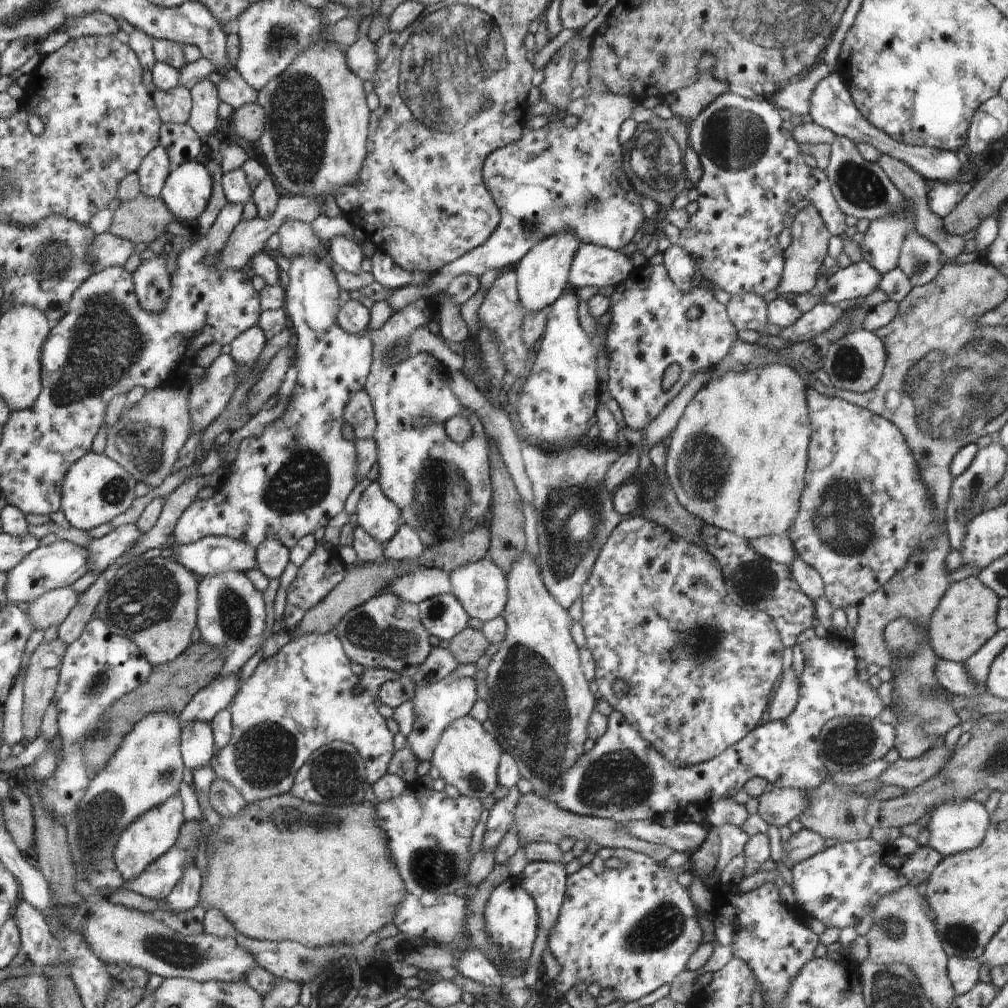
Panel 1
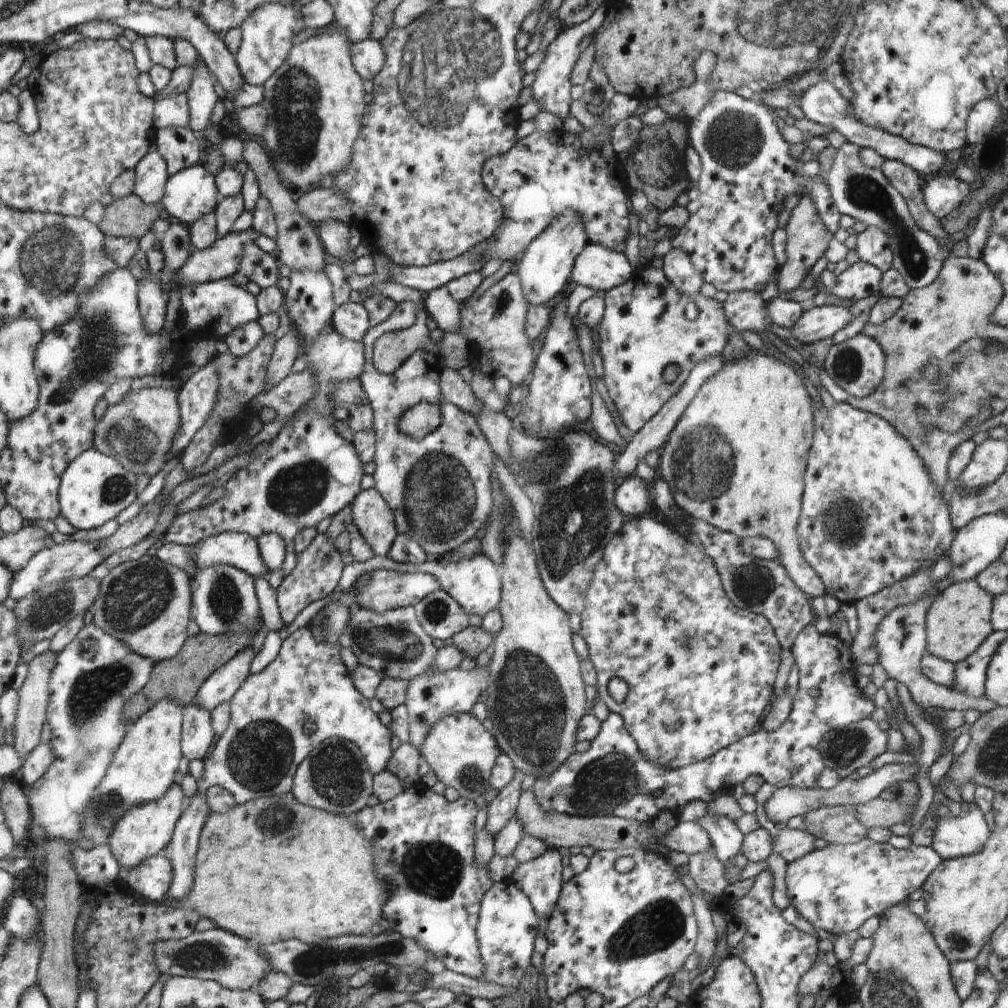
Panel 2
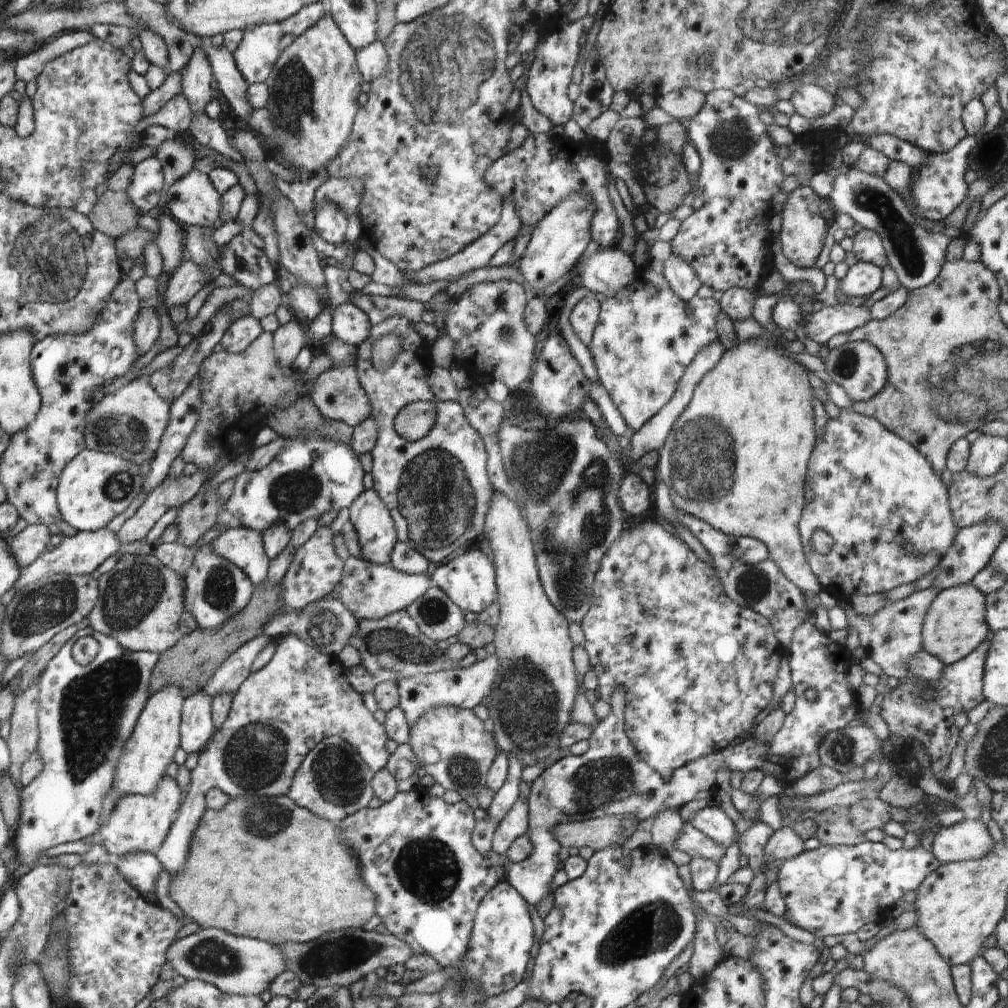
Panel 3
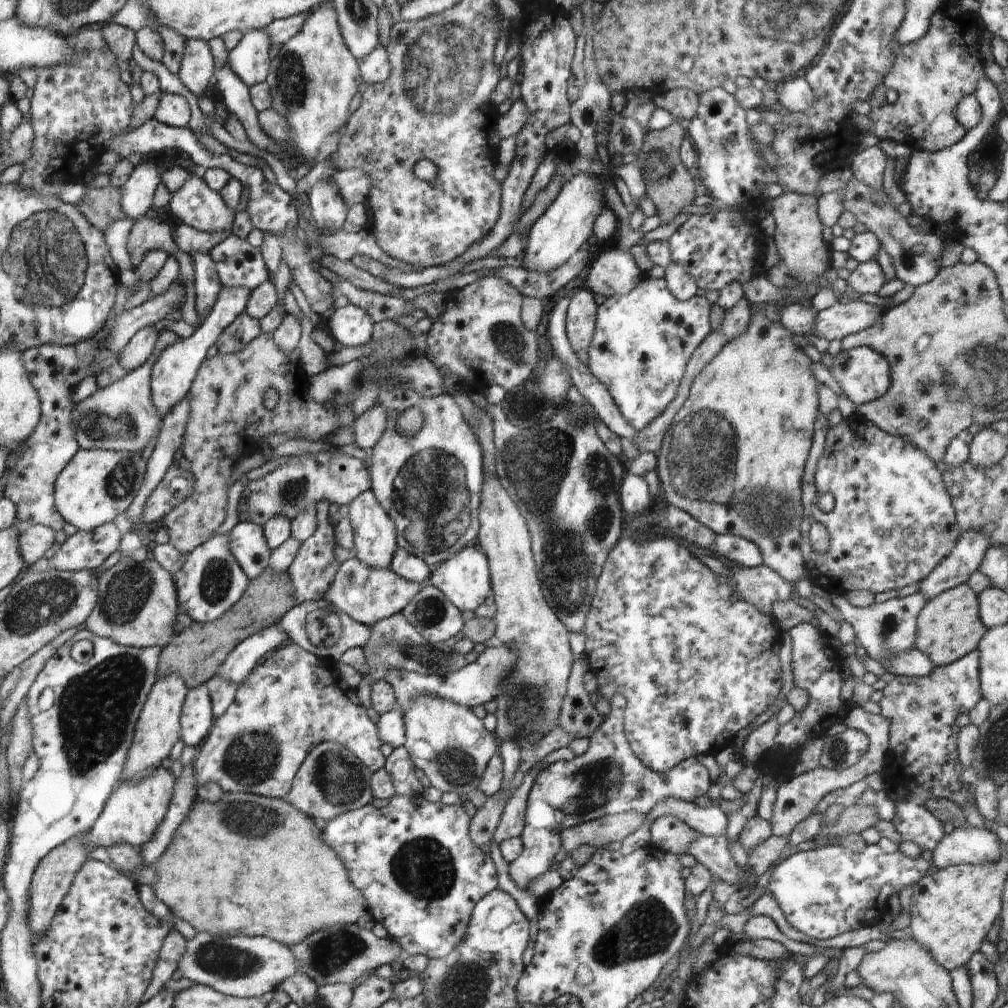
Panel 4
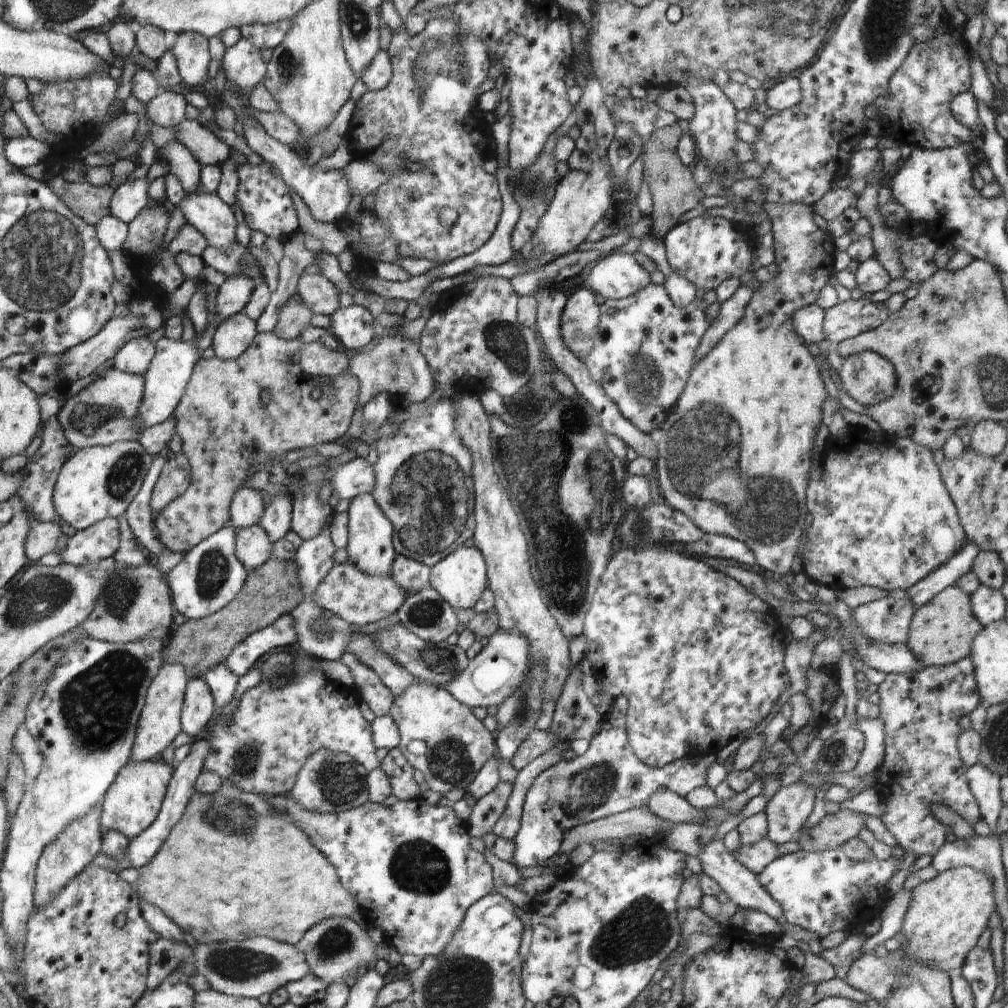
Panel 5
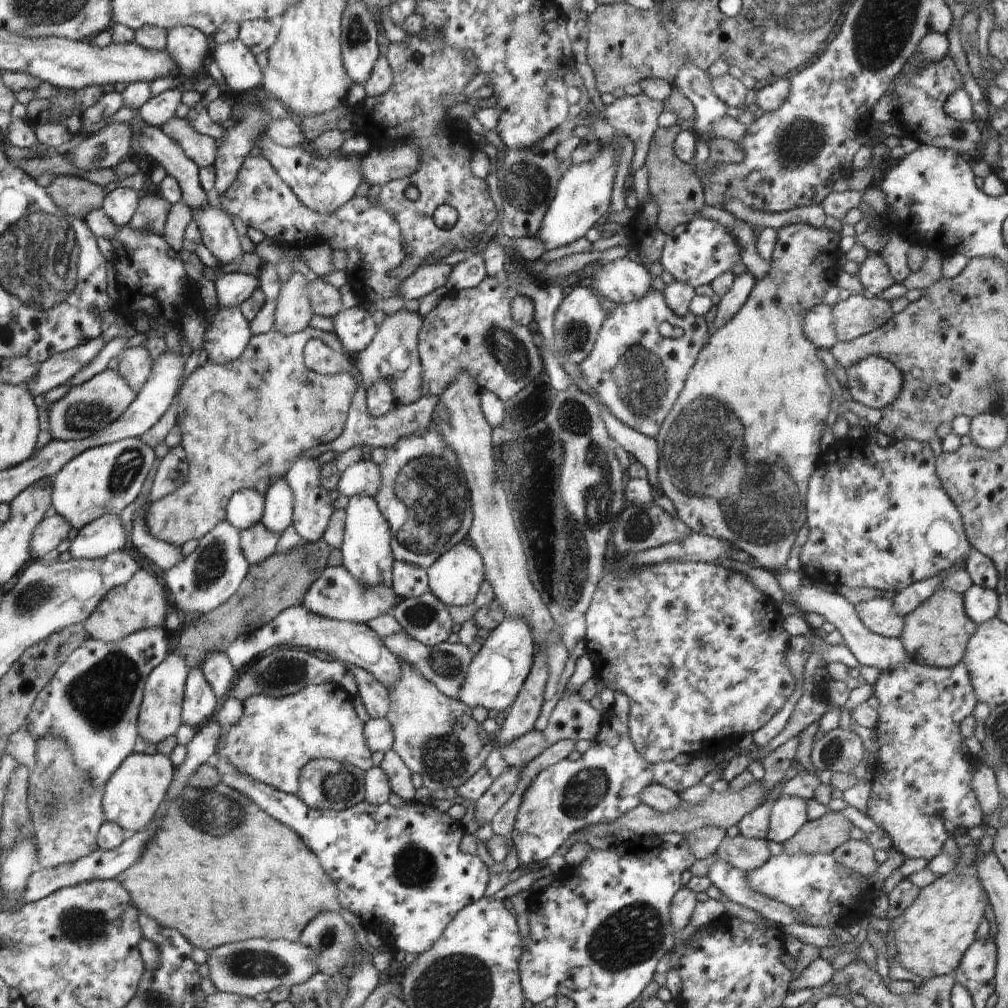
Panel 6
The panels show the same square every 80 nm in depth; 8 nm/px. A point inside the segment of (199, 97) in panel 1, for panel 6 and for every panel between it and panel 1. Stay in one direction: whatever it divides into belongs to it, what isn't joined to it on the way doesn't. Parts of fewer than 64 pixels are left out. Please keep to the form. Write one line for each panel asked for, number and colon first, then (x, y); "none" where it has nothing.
2: (201, 95)
3: (196, 76)
4: (197, 65)
5: (190, 49)
6: (190, 48)

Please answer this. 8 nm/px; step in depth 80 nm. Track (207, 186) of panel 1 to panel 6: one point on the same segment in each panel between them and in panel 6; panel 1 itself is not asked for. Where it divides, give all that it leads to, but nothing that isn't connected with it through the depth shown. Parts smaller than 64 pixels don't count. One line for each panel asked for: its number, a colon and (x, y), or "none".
2: (190, 194)
3: (192, 200)
4: (196, 204)
5: (214, 218)
6: (217, 233)

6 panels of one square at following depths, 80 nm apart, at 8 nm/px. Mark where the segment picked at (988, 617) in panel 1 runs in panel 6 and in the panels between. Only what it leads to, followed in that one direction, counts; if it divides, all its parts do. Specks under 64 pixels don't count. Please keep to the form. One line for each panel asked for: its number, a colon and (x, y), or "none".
2: (958, 621)
3: (954, 625)
4: (948, 627)
5: (941, 632)
6: (936, 632)

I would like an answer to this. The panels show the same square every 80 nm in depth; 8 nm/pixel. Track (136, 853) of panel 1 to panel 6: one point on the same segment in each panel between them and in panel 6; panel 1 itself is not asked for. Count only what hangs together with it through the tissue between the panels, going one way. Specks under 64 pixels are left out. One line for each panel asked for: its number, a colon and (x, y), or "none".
2: (146, 830)
3: (138, 822)
4: (135, 810)
5: (132, 803)
6: (135, 793)

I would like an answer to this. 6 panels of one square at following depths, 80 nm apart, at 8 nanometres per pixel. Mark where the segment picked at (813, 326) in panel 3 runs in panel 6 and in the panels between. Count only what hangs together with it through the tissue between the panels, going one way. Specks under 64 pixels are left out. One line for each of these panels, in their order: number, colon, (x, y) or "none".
4: (834, 323)
5: (847, 319)
6: (859, 314)

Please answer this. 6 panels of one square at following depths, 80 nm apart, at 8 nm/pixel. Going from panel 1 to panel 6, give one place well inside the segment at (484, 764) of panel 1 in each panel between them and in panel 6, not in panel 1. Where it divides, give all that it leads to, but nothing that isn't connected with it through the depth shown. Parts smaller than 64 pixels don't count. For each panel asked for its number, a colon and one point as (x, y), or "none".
2: (460, 752)
3: (451, 743)
4: (445, 739)
5: (439, 736)
6: (437, 737)

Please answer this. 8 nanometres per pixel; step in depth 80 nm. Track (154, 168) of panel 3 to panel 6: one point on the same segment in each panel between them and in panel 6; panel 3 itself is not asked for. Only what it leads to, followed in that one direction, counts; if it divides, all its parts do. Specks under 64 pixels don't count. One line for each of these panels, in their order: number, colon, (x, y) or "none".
4: (137, 192)
5: (130, 198)
6: (119, 205)

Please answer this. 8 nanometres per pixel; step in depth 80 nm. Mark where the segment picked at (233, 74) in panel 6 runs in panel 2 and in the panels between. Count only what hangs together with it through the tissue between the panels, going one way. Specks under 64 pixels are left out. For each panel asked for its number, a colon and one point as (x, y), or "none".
2: (266, 35)
3: (257, 53)
4: (249, 59)
5: (242, 63)

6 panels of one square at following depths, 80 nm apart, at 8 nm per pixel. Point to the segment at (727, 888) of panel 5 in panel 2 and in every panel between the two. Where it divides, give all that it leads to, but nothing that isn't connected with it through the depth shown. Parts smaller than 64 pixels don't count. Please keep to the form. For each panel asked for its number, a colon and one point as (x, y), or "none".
2: (690, 837)
3: (693, 841)
4: (713, 852)

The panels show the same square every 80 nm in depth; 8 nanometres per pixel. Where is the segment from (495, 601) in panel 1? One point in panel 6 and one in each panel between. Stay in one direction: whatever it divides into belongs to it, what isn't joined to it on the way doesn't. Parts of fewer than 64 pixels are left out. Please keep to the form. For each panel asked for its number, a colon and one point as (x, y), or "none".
2: (475, 583)
3: (470, 579)
4: (465, 579)
5: (461, 578)
6: (456, 577)

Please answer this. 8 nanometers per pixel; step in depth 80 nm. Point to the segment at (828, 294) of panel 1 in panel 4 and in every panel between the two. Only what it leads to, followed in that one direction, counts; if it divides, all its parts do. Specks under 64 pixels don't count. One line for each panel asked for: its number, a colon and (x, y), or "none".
2: (860, 280)
3: (862, 279)
4: (868, 276)

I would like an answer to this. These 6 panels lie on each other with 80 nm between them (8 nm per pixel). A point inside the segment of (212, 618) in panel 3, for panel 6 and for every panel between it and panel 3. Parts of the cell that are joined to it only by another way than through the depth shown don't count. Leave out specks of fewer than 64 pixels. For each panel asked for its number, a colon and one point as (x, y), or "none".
4: (210, 581)
5: (210, 575)
6: (214, 571)

